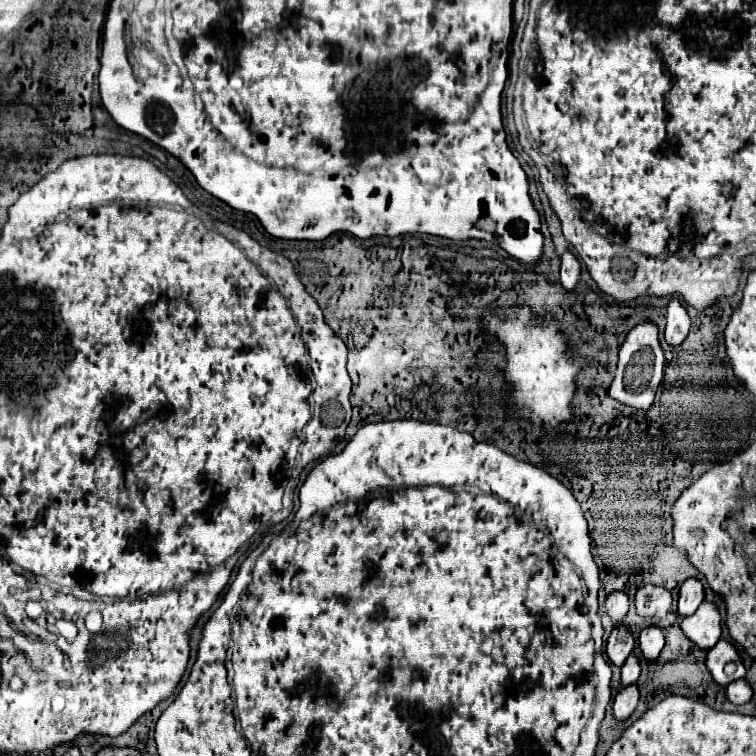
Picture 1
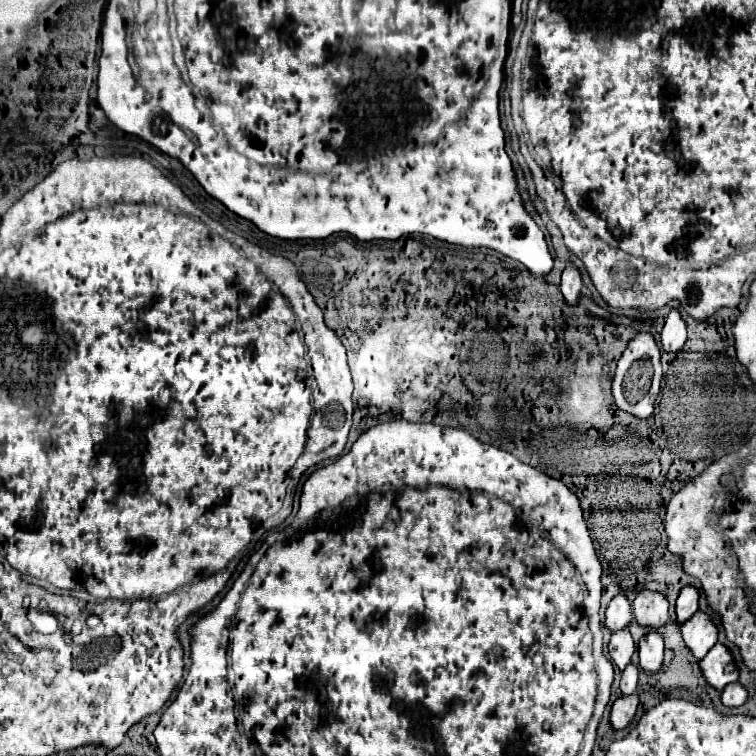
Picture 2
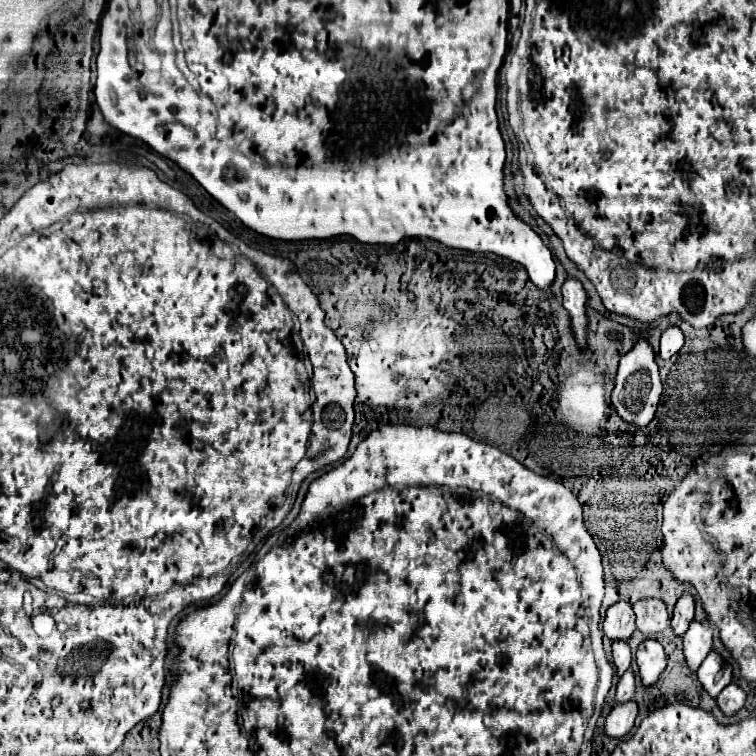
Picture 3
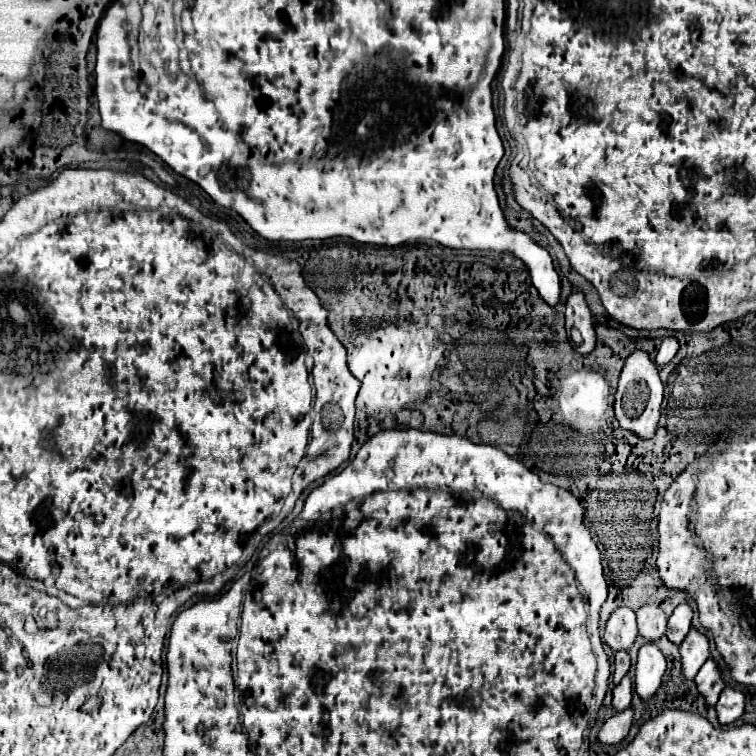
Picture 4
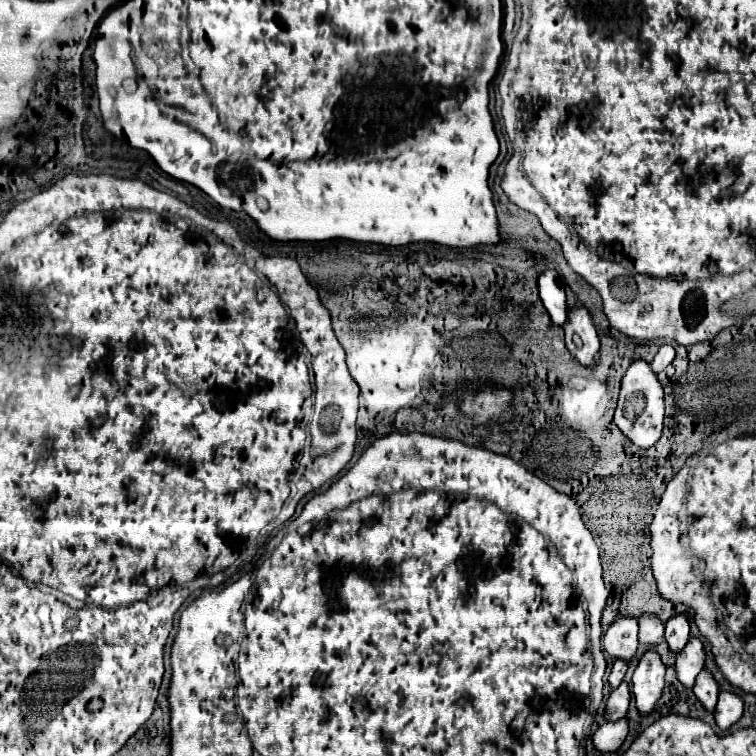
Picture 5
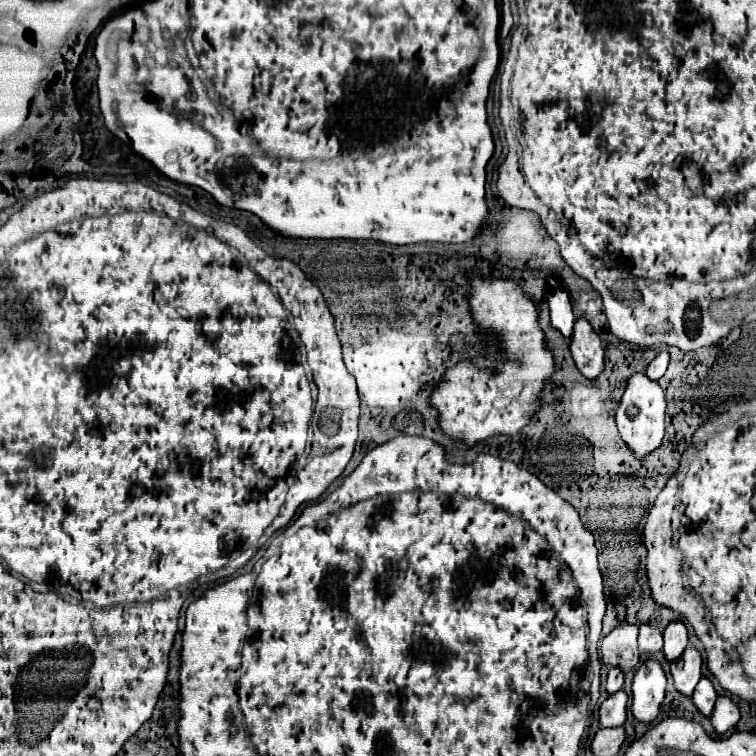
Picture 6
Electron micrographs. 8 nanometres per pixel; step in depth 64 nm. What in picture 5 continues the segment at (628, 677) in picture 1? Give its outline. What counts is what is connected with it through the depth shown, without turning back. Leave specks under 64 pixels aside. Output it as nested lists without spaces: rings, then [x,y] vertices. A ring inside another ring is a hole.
[[[622,682],[616,690],[612,690],[610,698],[606,700],[606,710],[604,710],[604,720],[616,722],[626,716],[630,704],[630,686]]]

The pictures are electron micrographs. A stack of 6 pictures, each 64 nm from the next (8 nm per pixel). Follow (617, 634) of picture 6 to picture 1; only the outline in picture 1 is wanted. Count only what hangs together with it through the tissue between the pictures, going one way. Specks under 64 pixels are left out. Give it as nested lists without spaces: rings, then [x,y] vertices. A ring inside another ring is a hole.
[[[612,592],[606,598],[606,612],[614,624],[622,624],[624,616],[628,614],[628,596],[624,592]]]

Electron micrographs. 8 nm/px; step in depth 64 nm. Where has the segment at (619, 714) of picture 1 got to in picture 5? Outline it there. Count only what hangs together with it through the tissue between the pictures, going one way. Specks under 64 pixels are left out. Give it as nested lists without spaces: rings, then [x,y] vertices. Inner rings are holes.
[[[618,720],[616,724],[604,724],[600,726],[594,736],[592,736],[592,742],[594,742],[594,748],[598,752],[616,752],[624,738],[628,736],[628,720]]]

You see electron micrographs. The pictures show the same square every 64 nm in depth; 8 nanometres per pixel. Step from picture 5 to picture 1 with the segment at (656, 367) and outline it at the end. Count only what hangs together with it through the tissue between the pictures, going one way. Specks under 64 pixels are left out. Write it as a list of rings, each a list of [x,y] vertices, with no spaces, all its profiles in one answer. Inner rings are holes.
[[[672,298],[666,312],[666,328],[664,328],[664,340],[668,346],[680,346],[690,330],[690,318],[686,308]]]

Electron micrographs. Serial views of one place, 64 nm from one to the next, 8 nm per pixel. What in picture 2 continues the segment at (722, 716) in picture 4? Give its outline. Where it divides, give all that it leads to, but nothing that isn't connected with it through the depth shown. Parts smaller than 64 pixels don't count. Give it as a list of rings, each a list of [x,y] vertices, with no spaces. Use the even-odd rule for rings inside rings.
[[[732,682],[732,684],[728,684],[728,686],[722,690],[722,694],[720,694],[722,704],[728,706],[728,708],[742,706],[742,704],[746,702],[746,698],[748,698],[748,692],[744,690],[744,686],[742,686],[740,682]]]

